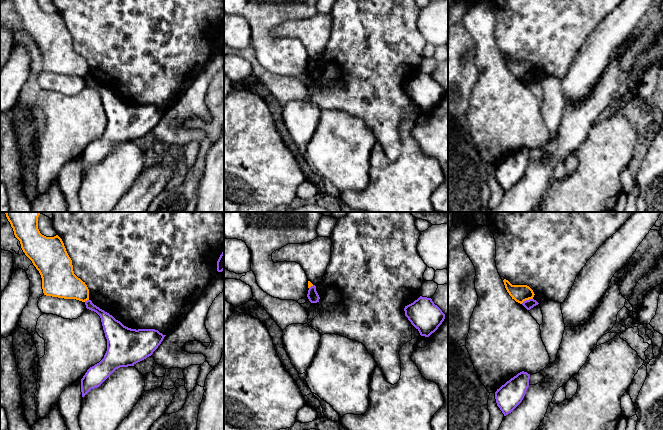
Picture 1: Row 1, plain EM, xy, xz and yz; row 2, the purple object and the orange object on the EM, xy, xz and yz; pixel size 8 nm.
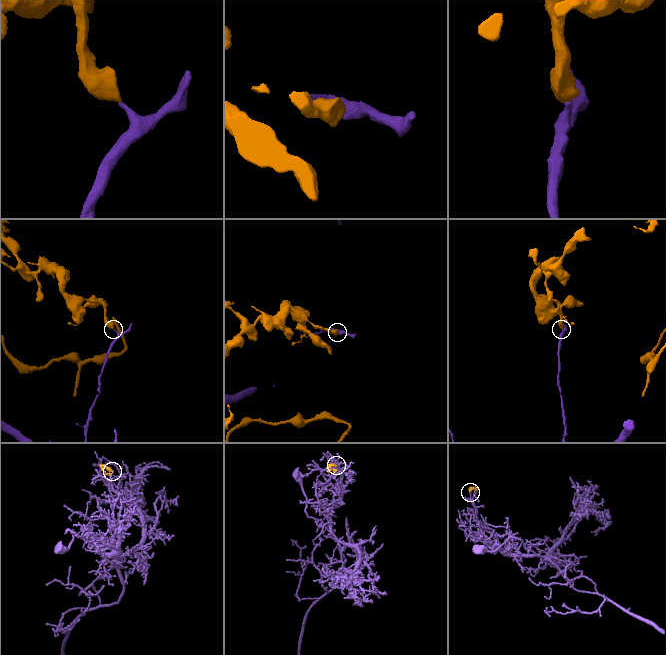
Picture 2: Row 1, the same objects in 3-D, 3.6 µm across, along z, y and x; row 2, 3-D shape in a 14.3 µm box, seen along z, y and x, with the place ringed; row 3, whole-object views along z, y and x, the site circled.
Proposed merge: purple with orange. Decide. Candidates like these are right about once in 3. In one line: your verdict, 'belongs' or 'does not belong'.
does not belong

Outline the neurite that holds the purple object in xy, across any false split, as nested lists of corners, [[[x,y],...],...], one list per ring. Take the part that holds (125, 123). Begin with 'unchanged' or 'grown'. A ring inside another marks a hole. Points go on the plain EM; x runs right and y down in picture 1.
unchanged | [[[91,76],[85,77],[85,81],[101,94],[107,127],[104,134],[90,143],[81,155],[82,173],[99,163],[116,145],[134,142],[151,132],[166,112],[155,105],[128,104]]]

